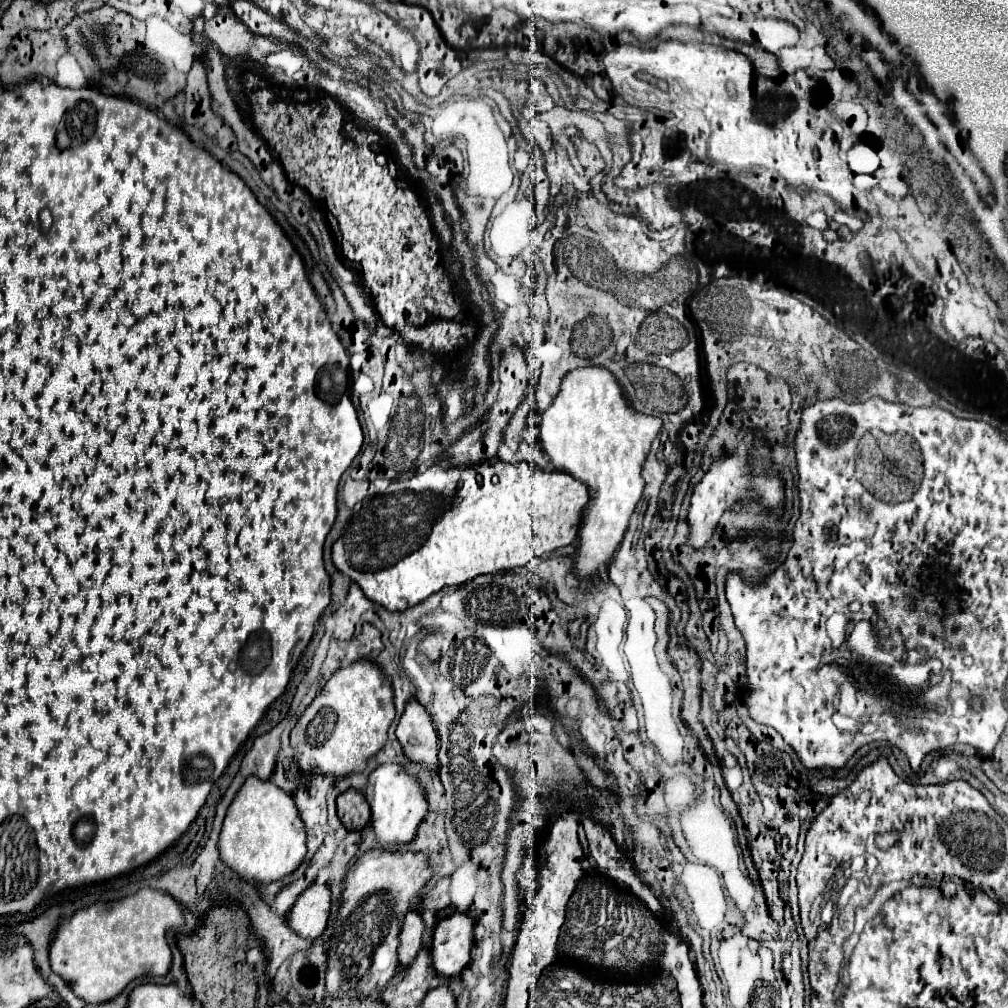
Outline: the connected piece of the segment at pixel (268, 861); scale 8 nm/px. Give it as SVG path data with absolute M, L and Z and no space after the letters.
M248 777L228 807L218 851L222 861L252 885L268 885L296 871L306 855L306 835L292 797L286 791L280 791L272 781Z

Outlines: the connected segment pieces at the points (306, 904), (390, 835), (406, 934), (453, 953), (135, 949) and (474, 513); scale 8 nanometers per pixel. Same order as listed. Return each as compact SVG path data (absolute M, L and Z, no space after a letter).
M310 885L294 903L288 925L300 937L316 939L326 929L330 915L330 891L326 885Z
M384 763L378 765L370 777L368 777L368 787L364 791L364 797L372 809L370 825L378 837L378 841L384 845L394 845L394 843L410 843L416 835L416 829L424 815L428 813L428 803L426 797L422 795L418 781L410 777L404 767L398 763Z
M408 911L402 923L400 931L400 945L398 945L398 959L400 965L410 965L422 945L422 933L424 933L424 921L420 913Z
M452 913L434 931L432 965L442 977L458 977L470 961L474 943L474 919L466 913Z
M144 887L136 895L130 895L122 901L96 903L92 907L76 911L70 919L62 921L50 945L50 965L52 971L72 987L76 997L80 997L86 1003L98 1005L114 999L136 977L166 975L172 965L172 951L166 939L166 931L170 927L180 927L180 925L184 925L180 903L176 903L176 899L172 899L170 895L164 895L164 891Z
M522 463L522 467L518 467L516 473L514 473L514 469L510 469L510 475L506 475L506 469L496 469L496 477L498 477L498 483L492 483L492 475L414 475L410 479L392 481L390 487L386 489L386 493L368 497L354 507L354 515L352 515L348 527L344 529L342 537L332 547L334 565L344 575L354 579L360 585L360 589L364 591L364 595L368 599L372 599L374 603L386 607L388 611L404 611L404 609L424 601L432 593L440 591L442 587L460 585L460 583L466 583L466 581L470 581L478 575L486 575L486 573L500 573L500 571L508 571L514 567L524 567L532 561L532 557L542 557L544 553L550 553L558 547L566 547L576 541L580 515L588 501L588 491L586 491L584 483L576 481L574 477L568 477L566 473L558 473L558 471L544 473L544 471L530 469L528 463Z

